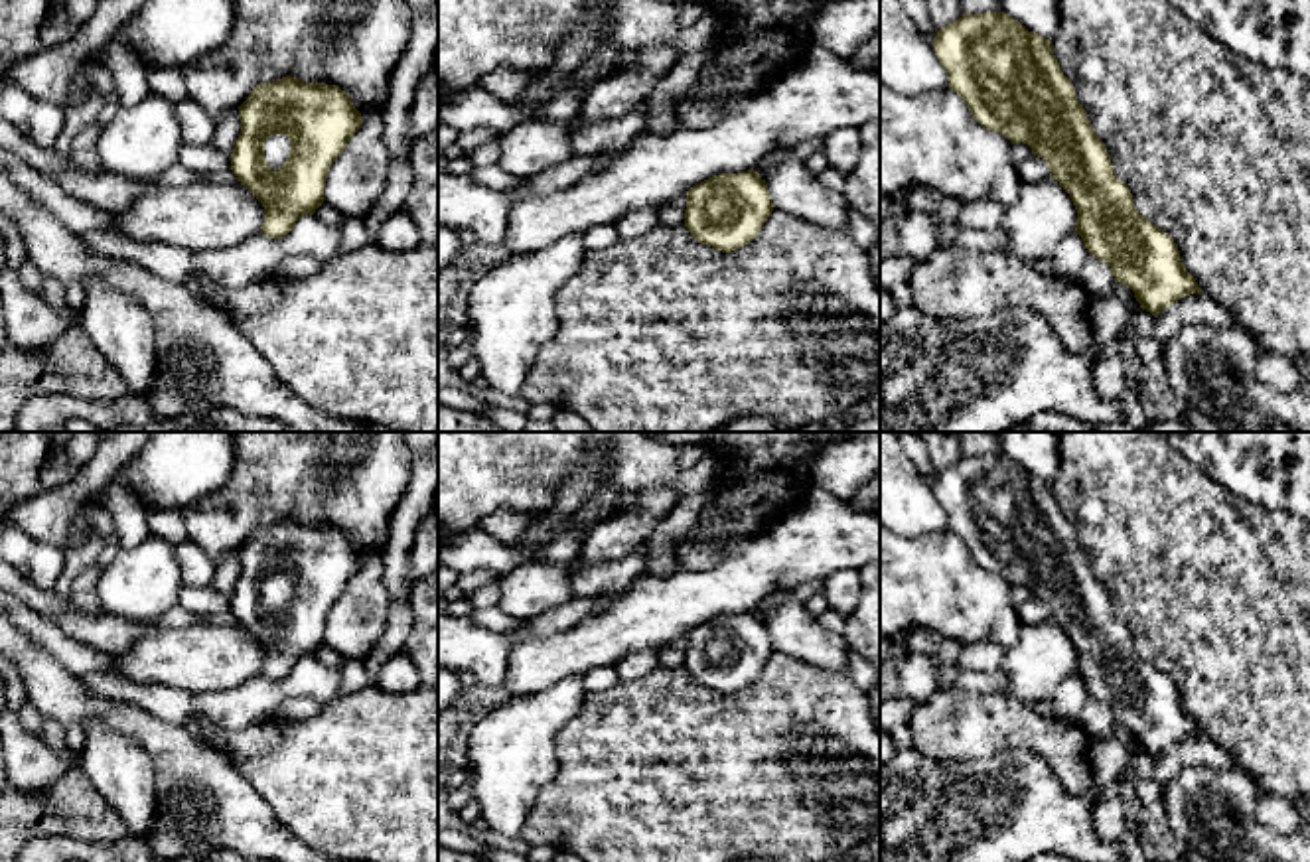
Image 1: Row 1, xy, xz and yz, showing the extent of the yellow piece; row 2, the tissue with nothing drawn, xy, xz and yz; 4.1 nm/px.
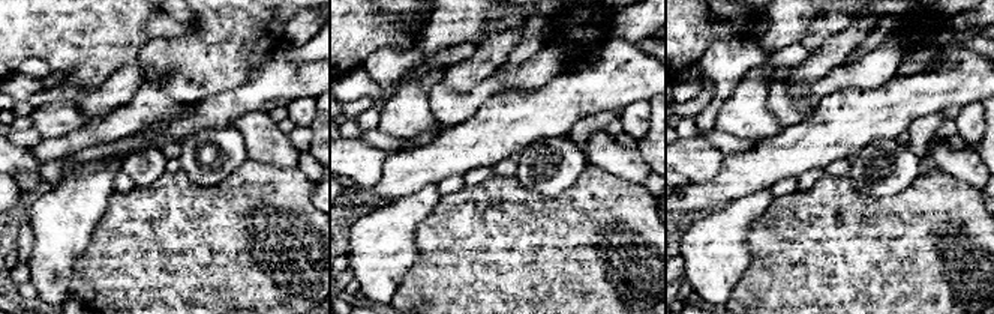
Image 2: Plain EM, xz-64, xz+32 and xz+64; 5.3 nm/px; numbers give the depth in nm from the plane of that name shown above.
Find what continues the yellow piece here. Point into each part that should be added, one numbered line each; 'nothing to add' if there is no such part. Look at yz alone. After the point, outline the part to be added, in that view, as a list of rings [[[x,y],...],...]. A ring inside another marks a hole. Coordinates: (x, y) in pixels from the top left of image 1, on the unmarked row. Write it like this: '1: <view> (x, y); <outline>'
1: yz (1044, 657); [[[1052,617],[1022,625],[1014,647],[1002,653],[1006,692],[1026,704],[1052,702],[1055,690],[1075,673],[1077,651]]]

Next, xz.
1: xz (821, 533); [[[811,487],[799,503],[758,537],[740,539],[726,558],[708,568],[675,562],[663,576],[639,576],[608,608],[582,623],[543,639],[511,645],[503,686],[507,698],[537,694],[560,679],[584,677],[588,671],[614,667],[637,651],[661,651],[679,637],[718,615],[756,611],[762,600],[807,582],[825,582],[835,570],[880,560],[880,517],[856,511],[825,489]]]

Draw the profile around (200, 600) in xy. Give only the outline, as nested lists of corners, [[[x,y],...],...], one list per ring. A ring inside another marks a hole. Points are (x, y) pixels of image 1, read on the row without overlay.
[[[183,586],[178,606],[197,617],[209,617],[229,611],[231,598],[223,596],[213,586]]]

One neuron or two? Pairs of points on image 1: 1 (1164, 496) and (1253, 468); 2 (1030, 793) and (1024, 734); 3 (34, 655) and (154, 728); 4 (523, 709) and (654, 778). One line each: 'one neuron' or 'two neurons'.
1: two neurons
2: two neurons
3: one neuron
4: two neurons

